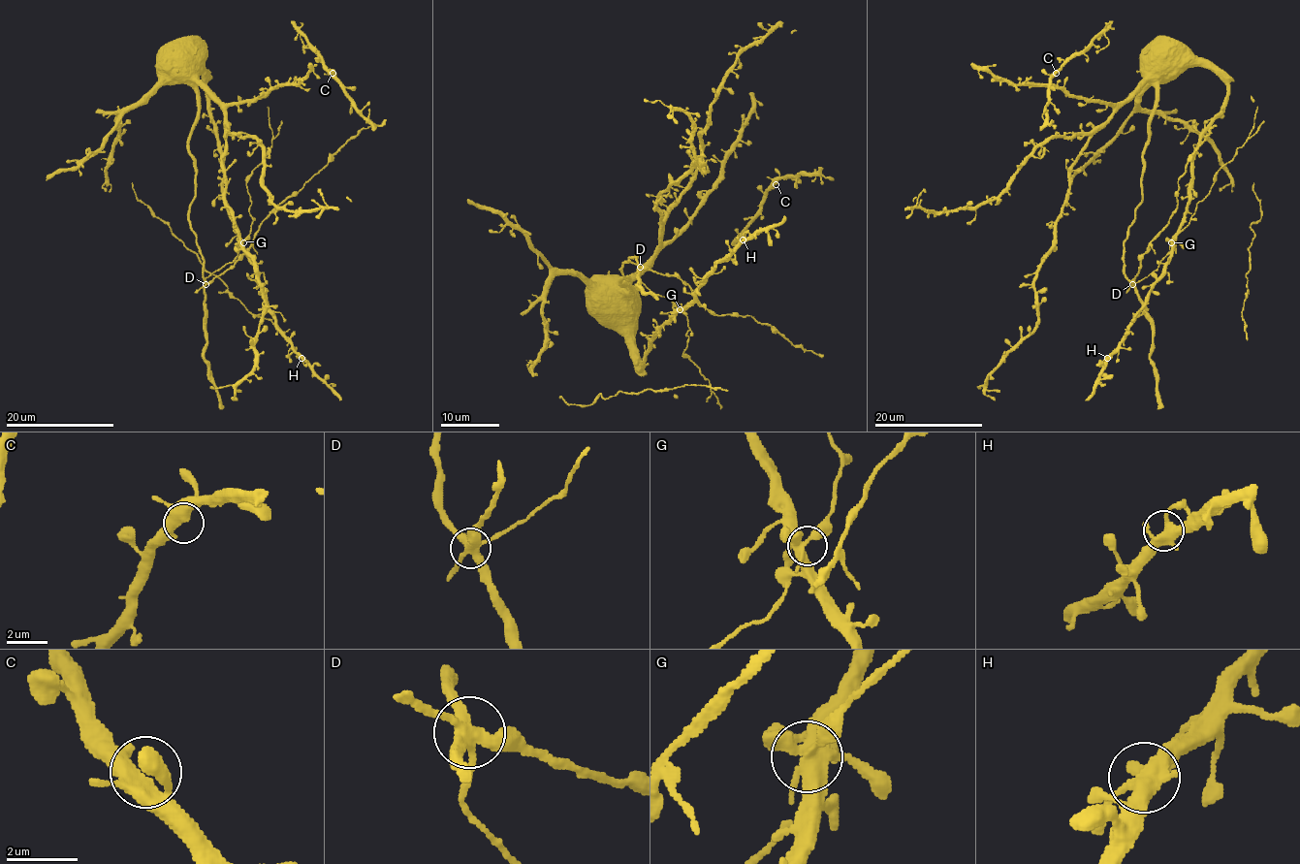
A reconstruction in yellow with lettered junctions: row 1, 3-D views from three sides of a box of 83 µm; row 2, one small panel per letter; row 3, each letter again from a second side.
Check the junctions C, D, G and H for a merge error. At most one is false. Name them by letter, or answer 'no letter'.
D

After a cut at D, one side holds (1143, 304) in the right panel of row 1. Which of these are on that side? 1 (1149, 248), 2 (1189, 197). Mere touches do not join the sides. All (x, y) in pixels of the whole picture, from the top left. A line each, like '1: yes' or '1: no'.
1: no
2: yes

